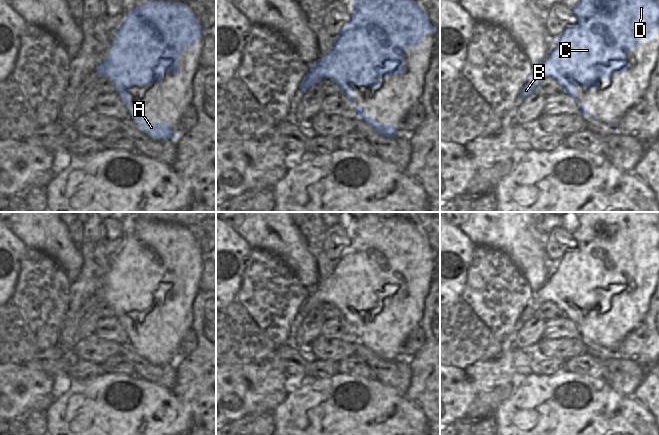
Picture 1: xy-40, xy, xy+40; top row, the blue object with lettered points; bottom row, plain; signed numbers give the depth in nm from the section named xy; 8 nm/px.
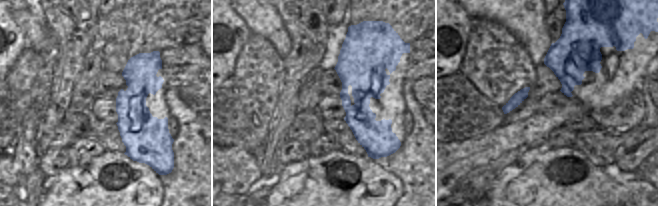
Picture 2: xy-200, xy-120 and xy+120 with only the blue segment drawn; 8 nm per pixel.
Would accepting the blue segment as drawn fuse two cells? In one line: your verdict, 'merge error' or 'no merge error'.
no merge error

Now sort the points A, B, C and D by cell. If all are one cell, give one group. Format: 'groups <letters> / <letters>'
groups A B C D

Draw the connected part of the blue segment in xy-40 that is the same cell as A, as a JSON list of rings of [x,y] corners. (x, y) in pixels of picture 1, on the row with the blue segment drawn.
[[[148,1],[143,5],[137,5],[131,9],[126,20],[116,31],[116,38],[110,46],[110,54],[105,57],[99,67],[95,69],[100,75],[109,77],[115,84],[118,94],[130,107],[132,119],[151,137],[155,139],[178,139],[172,132],[170,123],[155,123],[148,116],[142,116],[142,112],[137,105],[132,105],[127,91],[135,85],[153,85],[160,82],[160,78],[167,72],[179,73],[176,68],[180,63],[181,51],[185,47],[194,47],[195,41],[200,40],[200,33],[204,30],[200,26],[194,13],[183,3],[165,3],[163,1]]]

